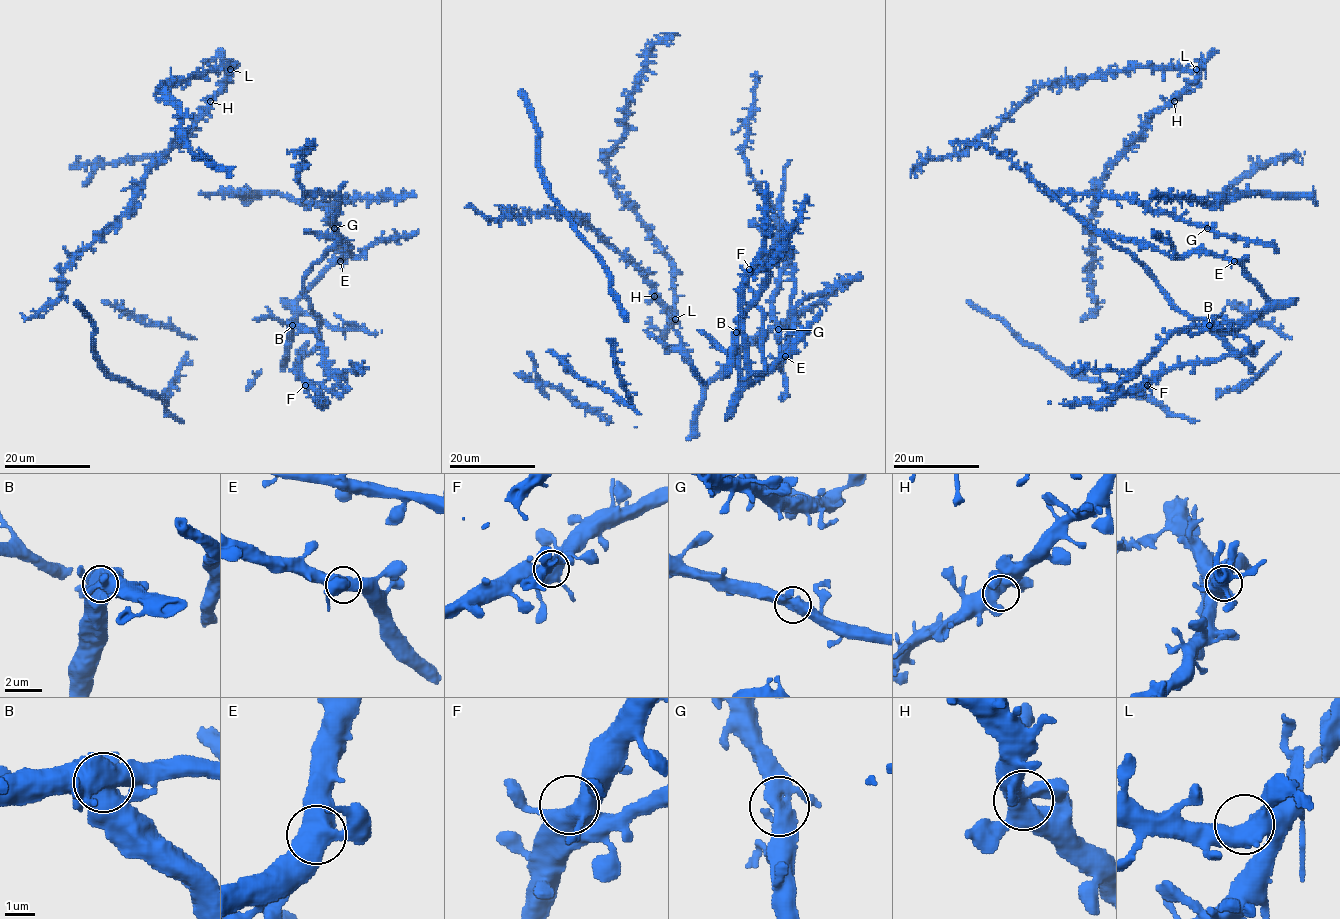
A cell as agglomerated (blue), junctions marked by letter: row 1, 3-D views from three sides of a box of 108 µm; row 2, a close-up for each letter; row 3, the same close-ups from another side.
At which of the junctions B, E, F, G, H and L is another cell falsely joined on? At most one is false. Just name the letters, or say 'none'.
B

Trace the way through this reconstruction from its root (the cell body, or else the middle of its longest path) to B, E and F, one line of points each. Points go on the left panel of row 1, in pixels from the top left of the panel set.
B: (336, 238), (330, 266), (295, 305), (292, 324)
E: (336, 238), (334, 256), (340, 261)
F: (336, 238), (330, 266), (295, 305), (292, 322), (314, 334), (322, 347), (322, 365), (343, 391), (305, 385)

